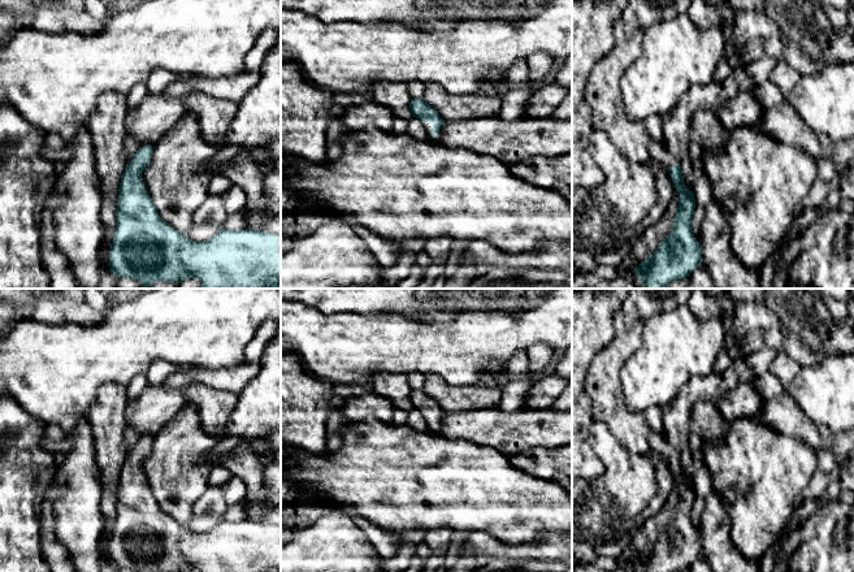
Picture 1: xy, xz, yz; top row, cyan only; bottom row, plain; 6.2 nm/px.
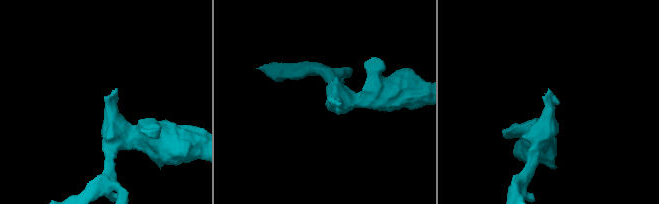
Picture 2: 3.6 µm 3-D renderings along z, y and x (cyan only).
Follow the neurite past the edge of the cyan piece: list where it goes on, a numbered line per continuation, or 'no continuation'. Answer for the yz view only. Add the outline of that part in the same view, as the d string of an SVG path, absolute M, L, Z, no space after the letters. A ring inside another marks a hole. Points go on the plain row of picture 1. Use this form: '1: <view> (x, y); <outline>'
1: yz (658, 442); M651 432L649 436L650 450L662 454L666 459L673 458L680 452L668 442L664 432Z

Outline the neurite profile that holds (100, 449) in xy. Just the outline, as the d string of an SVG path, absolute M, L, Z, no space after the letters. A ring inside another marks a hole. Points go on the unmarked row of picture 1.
M108 382L97 390L87 415L95 439L103 491L118 490L121 467L126 458L123 430L127 404L126 386Z

